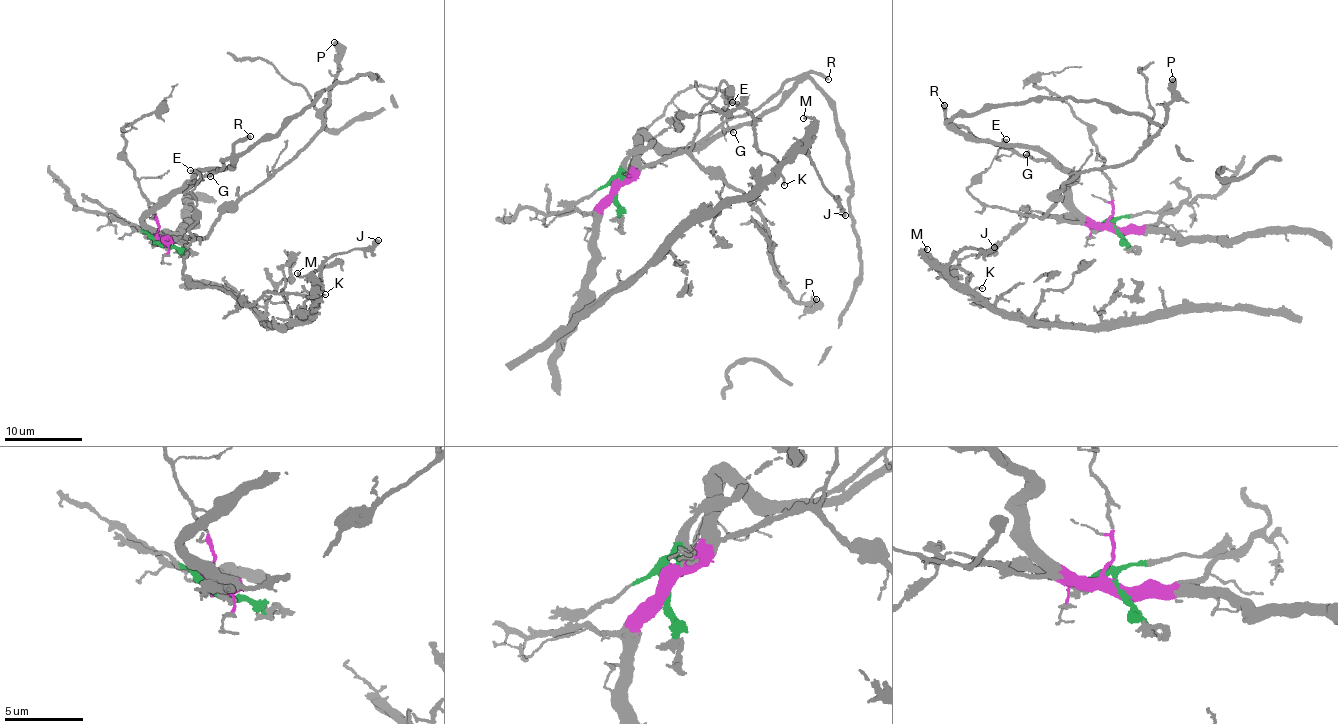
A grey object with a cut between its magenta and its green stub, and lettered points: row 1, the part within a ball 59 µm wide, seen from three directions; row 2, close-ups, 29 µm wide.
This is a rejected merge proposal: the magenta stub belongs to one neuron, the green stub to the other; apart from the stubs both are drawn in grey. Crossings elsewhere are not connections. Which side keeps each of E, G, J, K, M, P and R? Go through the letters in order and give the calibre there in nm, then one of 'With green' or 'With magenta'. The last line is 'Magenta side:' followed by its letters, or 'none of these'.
E: Thickness 180 nm. With magenta
G: Thickness 70 nm. With magenta
J: Thickness 480 nm. With green
K: Thickness 150 nm. With green
M: Thickness 200 nm. With green
P: Thickness 550 nm. With magenta
R: Thickness 280 nm. With magenta
Magenta side: E, G, P, R

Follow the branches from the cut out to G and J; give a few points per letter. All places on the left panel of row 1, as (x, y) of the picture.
G: (161, 241), (160, 244), (162, 238), (145, 223), (145, 217), (187, 182), (195, 185), (211, 176)
J: (161, 241), (184, 247), (191, 283), (249, 304), (276, 292), (311, 299), (327, 259), (378, 239)

